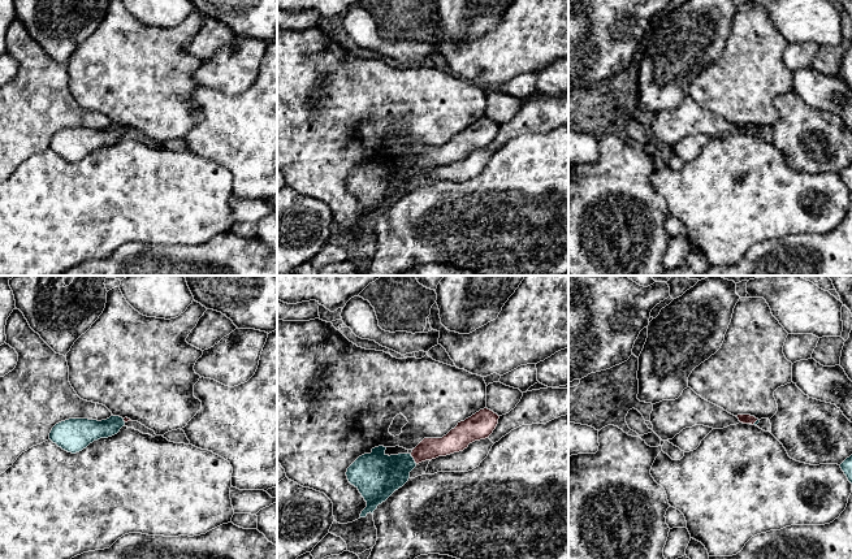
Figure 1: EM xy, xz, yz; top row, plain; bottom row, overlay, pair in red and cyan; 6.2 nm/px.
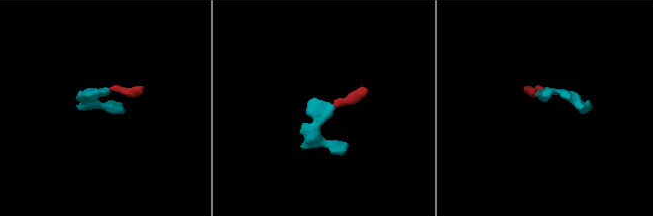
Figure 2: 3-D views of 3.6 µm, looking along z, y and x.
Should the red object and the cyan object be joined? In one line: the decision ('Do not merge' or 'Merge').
Merge

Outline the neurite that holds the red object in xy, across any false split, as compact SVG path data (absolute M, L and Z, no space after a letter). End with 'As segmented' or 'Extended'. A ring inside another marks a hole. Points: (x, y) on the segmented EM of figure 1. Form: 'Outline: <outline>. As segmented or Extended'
Outline: M111 416L101 421L92 419L69 419L52 428L49 439L62 450L75 454L94 441L117 434L127 421L131 420L120 416Z. Extended

